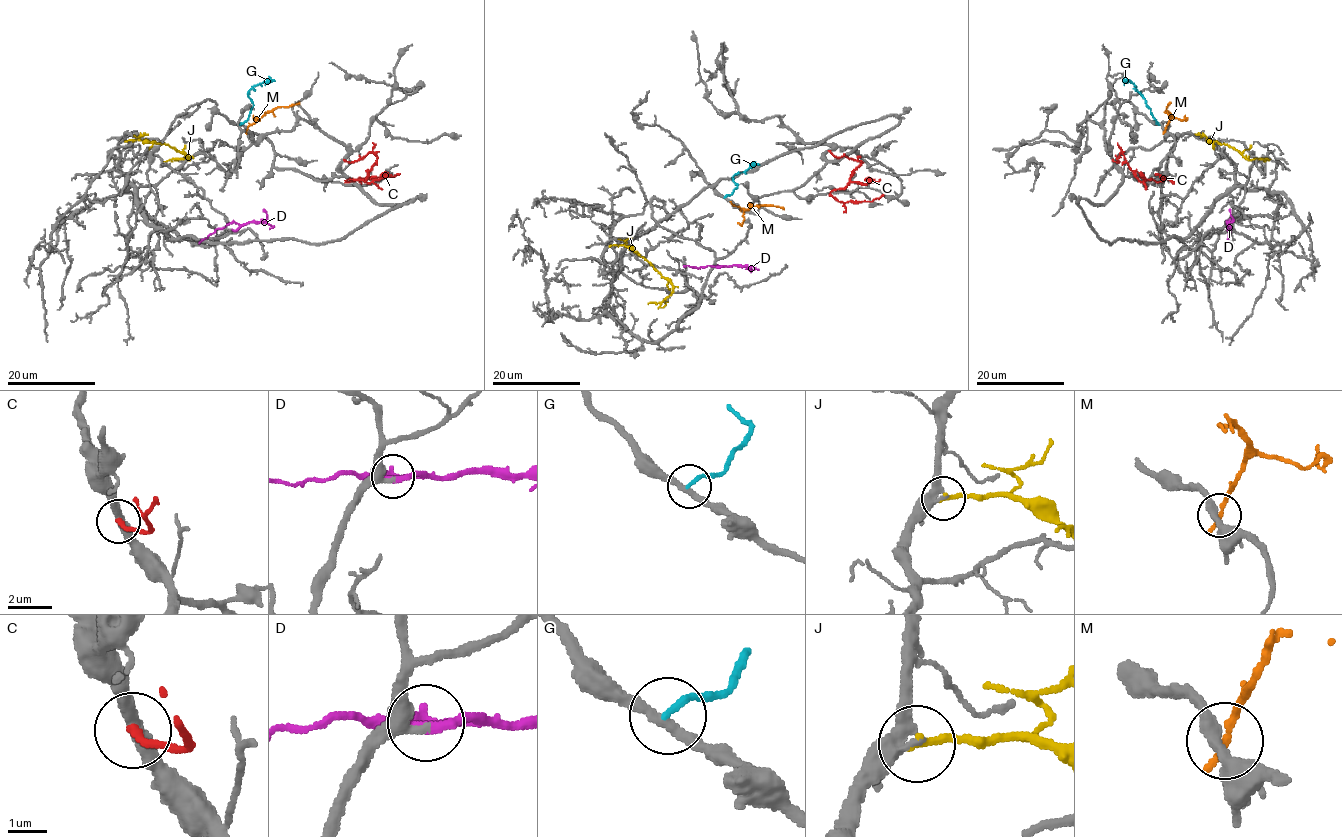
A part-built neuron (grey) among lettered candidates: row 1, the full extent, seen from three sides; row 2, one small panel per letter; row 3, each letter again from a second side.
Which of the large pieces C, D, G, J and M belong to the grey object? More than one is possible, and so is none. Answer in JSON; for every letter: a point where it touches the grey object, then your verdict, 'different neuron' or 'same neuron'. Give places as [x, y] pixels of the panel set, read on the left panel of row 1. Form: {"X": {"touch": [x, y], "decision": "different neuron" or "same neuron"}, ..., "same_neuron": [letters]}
{"C": {"touch": [344, 160], "decision": "different neuron"}, "D": {"touch": [233, 230], "decision": "same neuron"}, "G": {"touch": [240, 124], "decision": "different neuron"}, "J": {"touch": [126, 141], "decision": "different neuron"}, "M": {"touch": [246, 130], "decision": "different neuron"}, "same_neuron": ["D"]}

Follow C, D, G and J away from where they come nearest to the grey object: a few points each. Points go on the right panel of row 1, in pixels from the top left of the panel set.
C: (1112, 160), (1117, 162), (1121, 152), (1141, 181), (1164, 179), (1155, 173)
D: (1228, 230), (1228, 243)
G: (1158, 124), (1135, 86), (1126, 81)
J: (1207, 141), (1227, 144), (1247, 158), (1263, 158)

